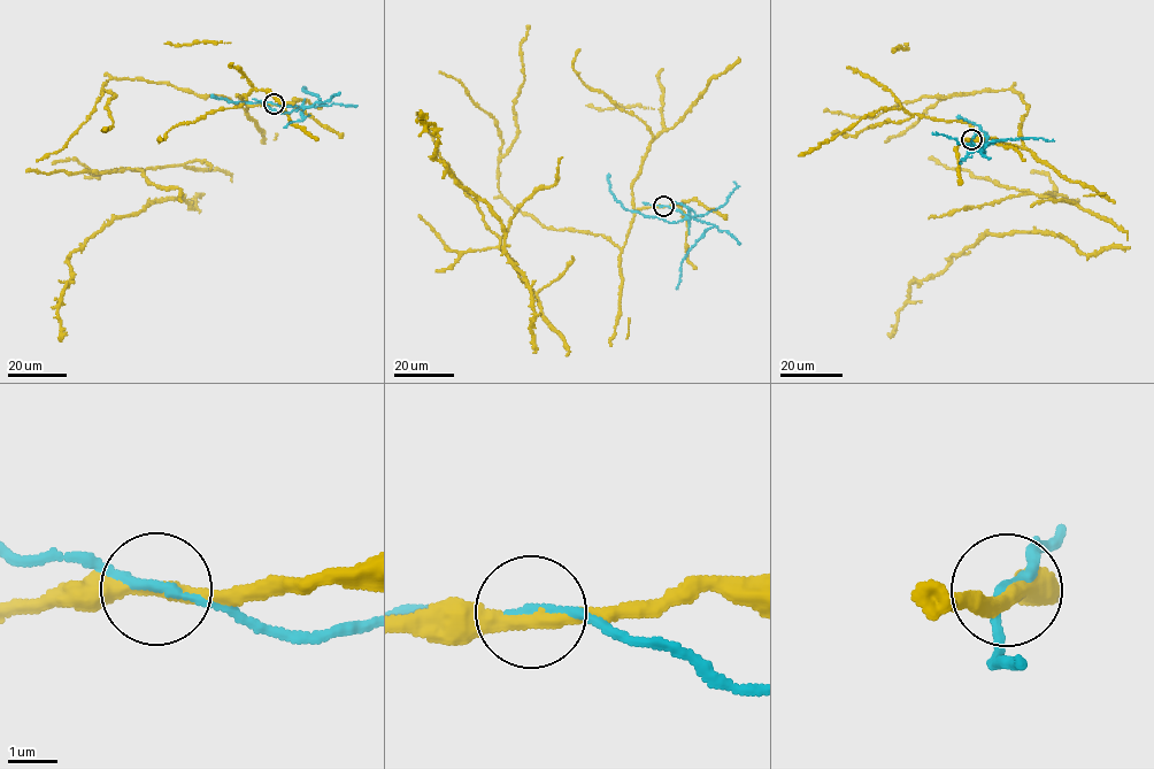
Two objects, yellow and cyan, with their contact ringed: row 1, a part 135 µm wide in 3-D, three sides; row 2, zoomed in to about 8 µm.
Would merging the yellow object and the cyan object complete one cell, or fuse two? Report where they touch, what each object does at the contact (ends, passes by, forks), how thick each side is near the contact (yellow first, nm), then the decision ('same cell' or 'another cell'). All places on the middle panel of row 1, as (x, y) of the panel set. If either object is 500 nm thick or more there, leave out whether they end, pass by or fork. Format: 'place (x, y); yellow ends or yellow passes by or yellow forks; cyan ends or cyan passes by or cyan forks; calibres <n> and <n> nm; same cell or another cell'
place (663, 206); yellow passes by; cyan passes by; calibres 280 and 180 nm; another cell

